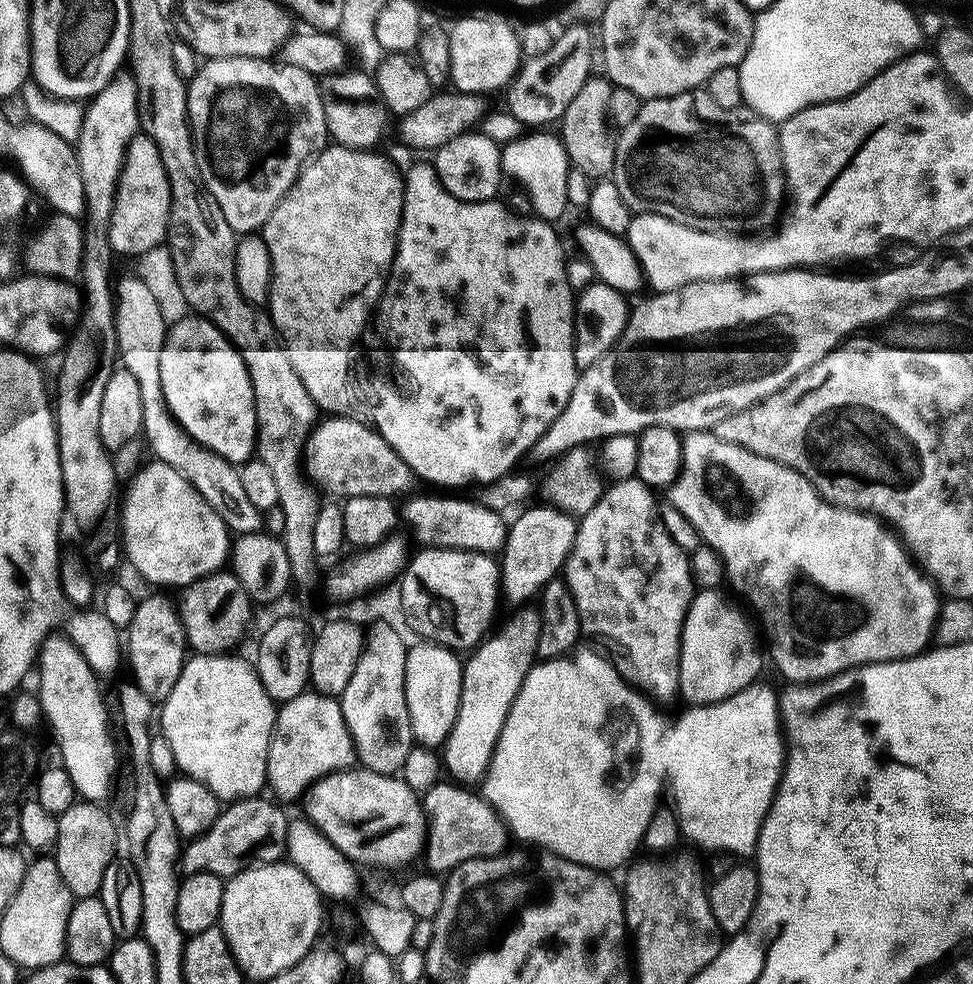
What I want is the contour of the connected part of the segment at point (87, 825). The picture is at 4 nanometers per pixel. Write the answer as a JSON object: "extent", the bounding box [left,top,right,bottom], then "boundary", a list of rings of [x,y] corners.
{"extent":[54,802,117,897],"boundary":[[[77,802],[58,818],[58,838],[54,849],[54,859],[62,882],[72,892],[73,897],[95,896],[106,878],[106,866],[117,859],[116,824],[110,813],[100,802]]]}

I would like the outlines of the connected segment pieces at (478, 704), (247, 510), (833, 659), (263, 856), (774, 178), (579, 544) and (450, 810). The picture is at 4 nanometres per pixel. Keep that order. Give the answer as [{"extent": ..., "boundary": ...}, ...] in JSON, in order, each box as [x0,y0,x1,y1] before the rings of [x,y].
[{"extent":[442,606,544,786],"boundary":[[[532,606],[513,612],[516,613],[500,629],[497,627],[462,664],[464,677],[458,718],[442,745],[442,764],[447,775],[449,772],[453,781],[464,786],[472,786],[475,780],[476,783],[483,781],[502,726],[510,714],[510,706],[523,686],[526,674],[538,660],[536,651],[544,625],[543,615],[535,612]]]},{"extent":[114,276,262,534],"boundary":[[[137,276],[122,279],[117,290],[114,290],[116,302],[114,308],[114,338],[117,349],[123,352],[122,366],[132,373],[141,387],[143,439],[148,439],[152,452],[159,463],[174,466],[202,498],[222,518],[229,533],[243,534],[258,532],[262,528],[262,514],[245,493],[242,478],[237,465],[230,463],[222,454],[209,448],[203,448],[193,436],[183,431],[173,418],[161,382],[161,350],[167,336],[167,324],[162,319],[158,302],[146,284]]]},{"extent":[666,431,941,682],"boundary":[[[711,431],[689,432],[682,440],[682,458],[680,472],[676,480],[666,489],[667,503],[674,505],[691,522],[700,534],[705,545],[713,548],[723,561],[726,580],[732,583],[736,592],[741,592],[756,607],[760,620],[764,623],[764,632],[768,635],[766,648],[772,651],[772,660],[776,668],[788,679],[788,682],[815,682],[846,672],[861,664],[877,664],[887,660],[905,660],[911,656],[919,656],[930,644],[930,633],[936,625],[936,614],[940,611],[941,601],[936,600],[938,590],[906,553],[901,541],[888,531],[879,519],[864,512],[853,512],[848,508],[838,508],[823,500],[816,488],[806,478],[802,478],[793,468],[782,466],[770,458],[762,458],[750,450],[737,444],[731,444],[713,434]]]},{"extent":[182,798,290,878],"boundary":[[[245,798],[229,803],[203,836],[189,839],[182,848],[183,871],[210,872],[231,878],[255,864],[277,863],[285,855],[290,820],[284,817],[279,803],[260,799]]]},{"extent":[610,87,786,234],"boundary":[[[703,87],[693,88],[690,92],[643,101],[634,122],[630,122],[630,126],[619,129],[615,142],[616,157],[610,179],[618,186],[618,194],[622,198],[622,202],[626,202],[629,212],[633,214],[642,212],[658,214],[662,218],[670,218],[674,222],[678,222],[682,226],[690,226],[694,230],[721,234],[756,234],[759,228],[764,228],[767,224],[774,223],[773,225],[775,225],[777,223],[776,211],[779,210],[780,203],[783,200],[785,203],[786,200],[784,156],[780,153],[780,134],[773,121],[764,119],[751,108],[741,106],[734,110],[722,110],[722,106],[718,106],[718,102],[714,102],[714,98],[710,98],[710,94]]]},{"extent":[562,478,694,704],"boundary":[[[639,478],[609,483],[601,491],[600,501],[594,506],[594,510],[590,510],[585,516],[579,517],[576,537],[572,543],[568,561],[564,563],[562,576],[574,598],[574,606],[578,610],[578,618],[580,619],[581,633],[585,637],[589,636],[597,644],[593,645],[606,653],[608,659],[618,670],[618,674],[627,684],[632,685],[633,688],[653,701],[659,702],[661,700],[662,703],[668,704],[672,699],[677,699],[680,696],[680,639],[684,629],[684,619],[694,595],[694,575],[689,553],[683,552],[674,542],[674,538],[670,538],[670,534],[666,534],[666,526],[660,521],[660,508],[652,496],[655,496],[653,489],[649,488]]]},{"extent":[422,782,510,874],"boundary":[[[438,782],[423,793],[422,803],[429,822],[426,837],[426,860],[433,873],[447,874],[467,860],[477,860],[487,856],[498,856],[505,851],[510,841],[510,831],[500,813],[484,799],[476,796],[467,787],[456,782]]]}]

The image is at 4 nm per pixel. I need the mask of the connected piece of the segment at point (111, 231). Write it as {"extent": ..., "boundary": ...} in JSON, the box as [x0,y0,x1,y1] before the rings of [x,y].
{"extent":[108,134,170,258],"boundary":[[[137,134],[132,137],[124,149],[124,164],[120,167],[120,179],[116,182],[116,195],[112,198],[112,211],[108,213],[108,241],[112,244],[113,253],[139,258],[144,252],[157,248],[165,243],[168,234],[168,215],[170,214],[170,182],[166,178],[166,170],[162,166],[162,154],[158,154],[158,146],[148,136]]]}

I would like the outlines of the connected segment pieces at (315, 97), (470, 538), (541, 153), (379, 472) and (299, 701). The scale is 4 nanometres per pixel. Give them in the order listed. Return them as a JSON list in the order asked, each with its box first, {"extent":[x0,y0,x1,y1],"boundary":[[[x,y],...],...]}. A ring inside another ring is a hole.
[{"extent":[188,56,329,234],"boundary":[[[231,56],[225,60],[208,60],[196,72],[196,77],[190,80],[188,90],[188,127],[192,130],[192,145],[196,151],[196,161],[202,182],[208,188],[208,192],[218,202],[226,222],[237,234],[252,234],[263,229],[264,223],[270,218],[270,214],[278,206],[278,202],[292,189],[296,179],[304,170],[304,165],[311,161],[317,152],[321,151],[329,143],[328,127],[326,126],[326,114],[324,113],[324,98],[321,85],[317,77],[310,75],[306,70],[298,70],[298,66],[290,66],[283,62],[275,62],[268,58],[254,56]]]},{"extent":[402,496,509,554],"boundary":[[[416,496],[405,499],[402,504],[402,520],[412,527],[419,542],[424,546],[453,548],[459,552],[496,554],[508,541],[509,525],[504,524],[501,513],[472,500],[443,500],[440,496]]]},{"extent":[500,130,570,222],"boundary":[[[534,130],[529,134],[519,137],[517,140],[512,140],[510,143],[503,145],[500,154],[500,167],[503,175],[508,176],[521,188],[522,191],[528,195],[528,204],[533,208],[535,215],[539,219],[547,220],[549,222],[557,222],[564,216],[564,211],[569,211],[570,205],[568,202],[568,195],[566,194],[566,178],[568,177],[569,162],[568,155],[564,149],[564,141],[560,139],[559,135],[550,133],[548,130]]]},{"extent":[306,416,418,498],"boundary":[[[330,416],[323,419],[308,440],[306,466],[309,475],[325,493],[328,491],[332,498],[400,498],[411,493],[411,488],[418,484],[418,477],[412,473],[410,466],[406,466],[406,462],[402,462],[402,458],[398,458],[396,451],[386,443],[379,432],[367,423],[364,424],[350,419],[350,416]]]},{"extent":[266,690,356,801],"boundary":[[[306,690],[302,695],[279,705],[268,747],[266,781],[277,801],[296,800],[299,796],[301,799],[322,777],[329,776],[331,772],[345,771],[355,760],[356,747],[352,745],[337,697]]]}]

